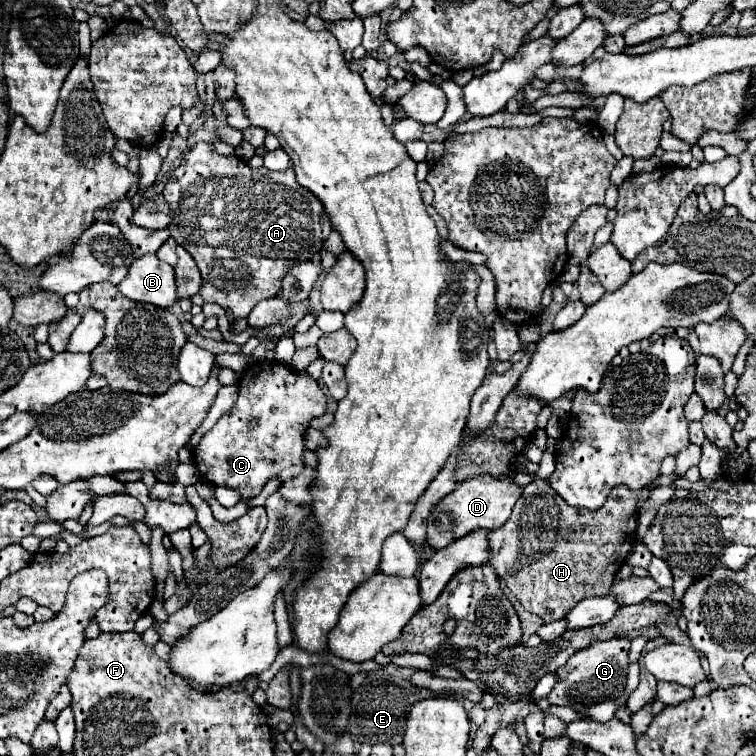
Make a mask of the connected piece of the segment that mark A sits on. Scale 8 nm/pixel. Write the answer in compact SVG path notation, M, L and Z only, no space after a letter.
M199 143L185 153L183 163L165 183L163 197L171 207L171 235L185 247L185 251L189 251L201 271L203 285L199 295L203 301L231 309L235 319L247 317L261 299L275 297L287 269L309 261L319 253L323 241L331 233L331 221L323 203L309 193L309 189L297 185L291 167L285 171L269 171L267 167L251 169L247 161L237 155L215 153L209 143Z

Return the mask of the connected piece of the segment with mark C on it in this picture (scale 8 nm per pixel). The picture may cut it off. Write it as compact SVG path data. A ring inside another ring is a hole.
M273 363L273 367L253 365L239 383L239 399L233 409L225 413L193 449L201 479L217 487L235 487L243 499L251 499L259 495L261 487L273 475L277 475L281 483L295 477L303 469L309 419L323 413L325 395L315 379L299 375L283 363ZM251 417L259 421L255 429L247 427Z

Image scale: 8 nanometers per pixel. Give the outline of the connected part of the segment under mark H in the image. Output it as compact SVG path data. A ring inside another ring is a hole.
M539 481L527 485L525 503L521 495L517 505L513 507L509 521L505 521L503 527L493 529L489 533L489 545L493 551L489 565L497 571L501 579L505 579L505 585L517 595L517 599L527 611L539 615L545 623L551 623L565 617L569 609L573 609L573 605L577 605L579 601L609 593L619 567L625 563L627 555L635 545L637 517L639 517L637 509L639 509L641 491L639 489L633 491L621 485L611 491L611 495L607 497L601 509L575 511L575 507L567 505L565 501L557 501L557 495L543 485L545 483Z

